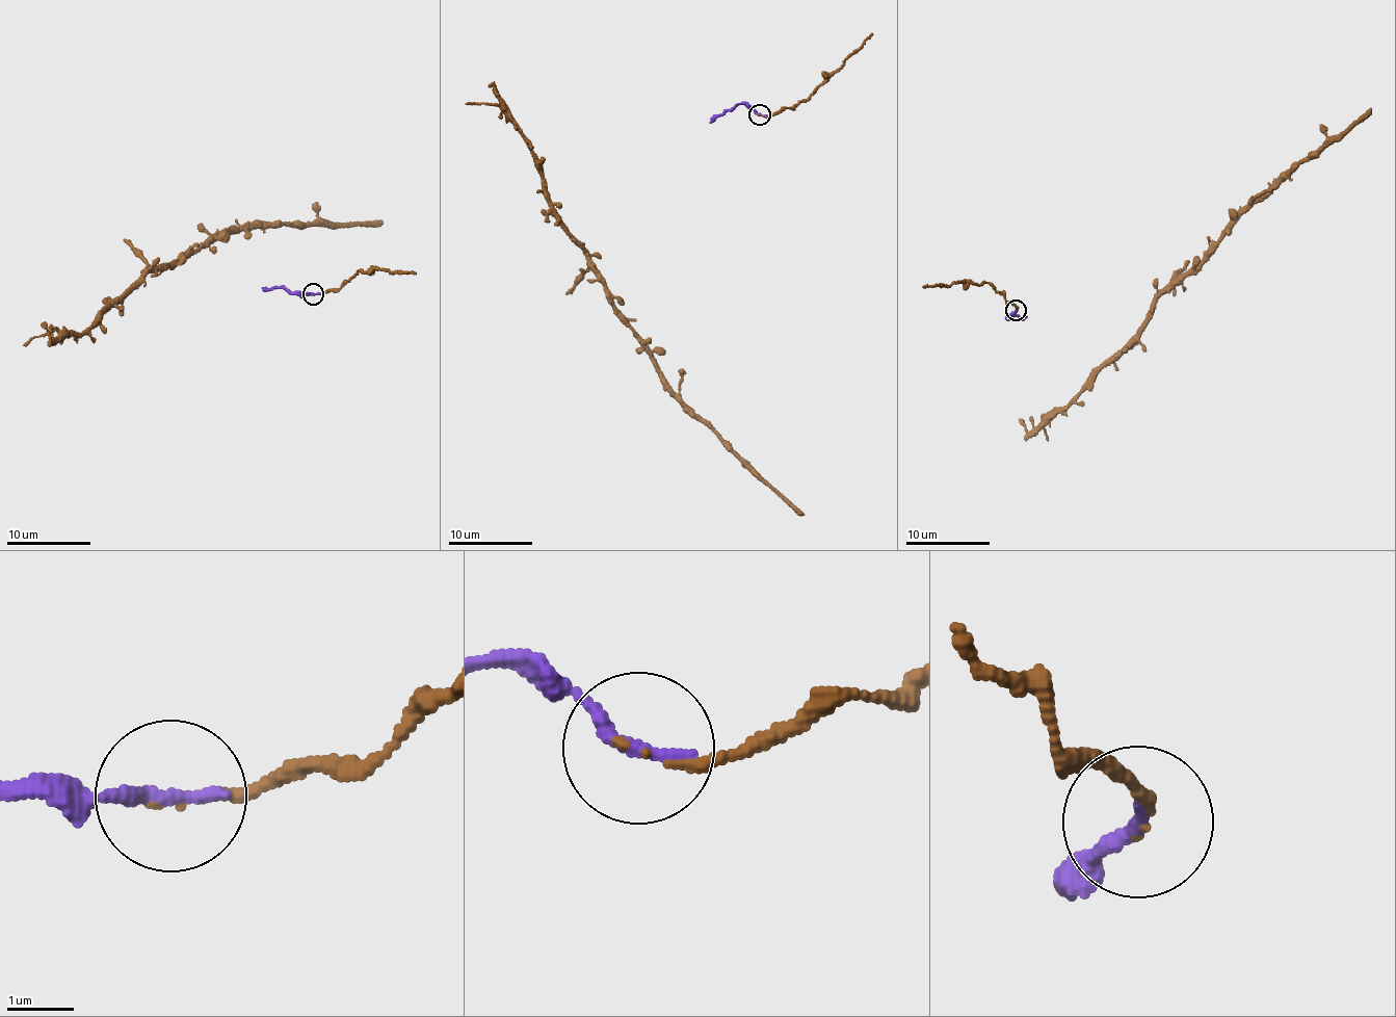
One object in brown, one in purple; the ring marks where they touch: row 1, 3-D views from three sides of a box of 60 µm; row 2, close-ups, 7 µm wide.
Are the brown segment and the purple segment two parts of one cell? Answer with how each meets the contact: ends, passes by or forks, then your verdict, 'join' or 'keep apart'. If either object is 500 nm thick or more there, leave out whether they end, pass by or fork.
brown ends there; purple ends there; join

